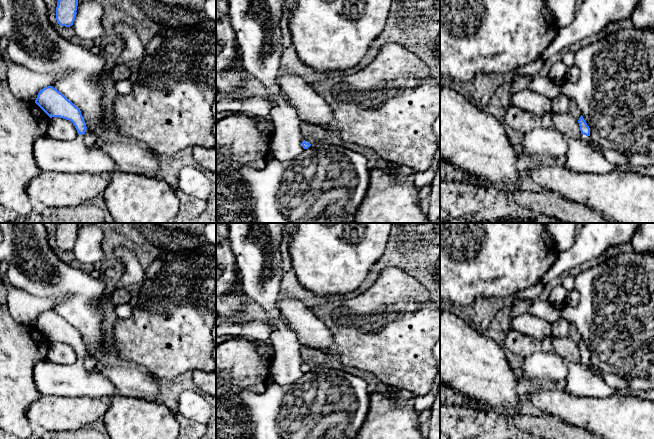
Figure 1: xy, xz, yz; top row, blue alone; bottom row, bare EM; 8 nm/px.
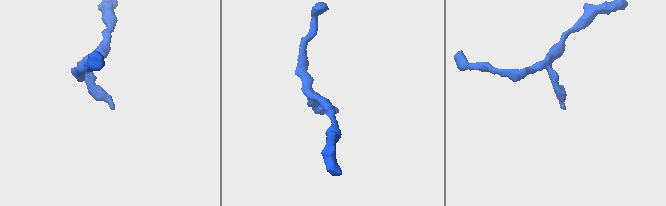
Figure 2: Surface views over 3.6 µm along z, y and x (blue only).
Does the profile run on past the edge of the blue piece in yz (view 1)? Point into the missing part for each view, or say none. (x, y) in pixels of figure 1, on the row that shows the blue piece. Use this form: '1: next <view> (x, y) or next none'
1: next yz (580, 157)

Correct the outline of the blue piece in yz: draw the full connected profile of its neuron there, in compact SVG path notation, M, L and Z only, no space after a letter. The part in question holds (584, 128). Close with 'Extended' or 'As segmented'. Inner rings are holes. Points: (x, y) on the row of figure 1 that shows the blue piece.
M582 115L578 123L582 135L579 139L567 140L566 167L577 173L607 174L614 171L614 166L588 143L590 128Z. Extended

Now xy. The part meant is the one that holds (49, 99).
M53 86L39 91L35 103L50 117L69 120L78 136L73 140L57 140L47 135L34 143L34 157L42 171L60 173L101 174L116 171L115 162L100 148L85 144L86 123L81 111Z. Extended

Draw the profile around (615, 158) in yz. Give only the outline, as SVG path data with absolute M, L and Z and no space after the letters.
M612 149L594 150L601 153L614 167L627 164L627 157Z

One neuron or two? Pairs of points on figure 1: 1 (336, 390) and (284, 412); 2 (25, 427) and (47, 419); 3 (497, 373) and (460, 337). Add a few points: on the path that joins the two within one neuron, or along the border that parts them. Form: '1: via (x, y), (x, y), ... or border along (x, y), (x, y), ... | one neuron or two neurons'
1: via (323, 403), (314, 412), (297, 412) | one neuron
2: border along (32, 402), (26, 417), (34, 428) | two neurons
3: via (488, 364), (469, 346) | one neuron

